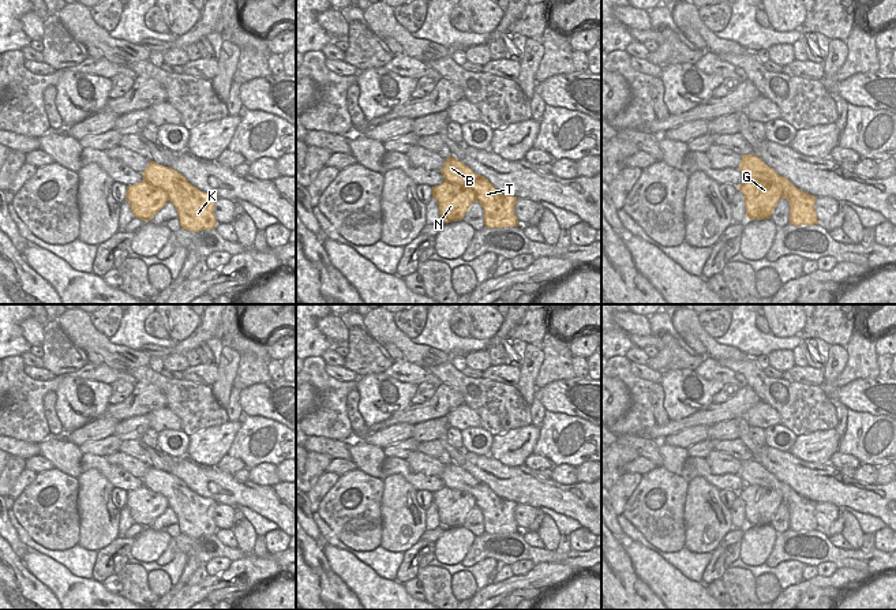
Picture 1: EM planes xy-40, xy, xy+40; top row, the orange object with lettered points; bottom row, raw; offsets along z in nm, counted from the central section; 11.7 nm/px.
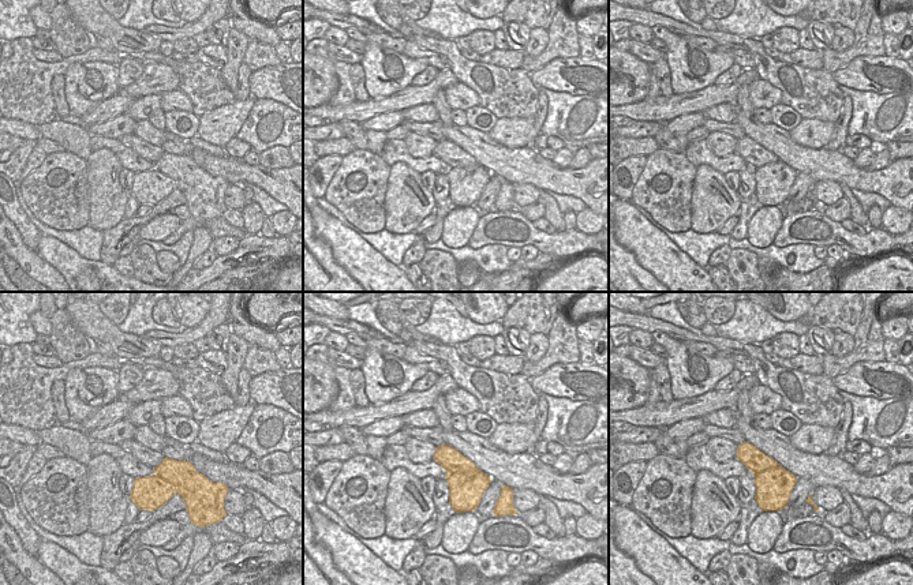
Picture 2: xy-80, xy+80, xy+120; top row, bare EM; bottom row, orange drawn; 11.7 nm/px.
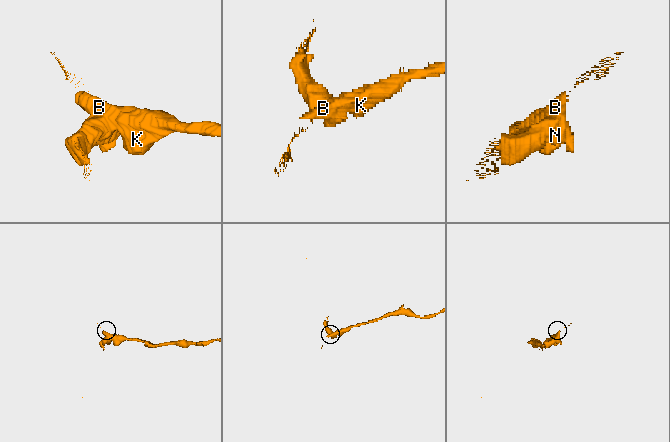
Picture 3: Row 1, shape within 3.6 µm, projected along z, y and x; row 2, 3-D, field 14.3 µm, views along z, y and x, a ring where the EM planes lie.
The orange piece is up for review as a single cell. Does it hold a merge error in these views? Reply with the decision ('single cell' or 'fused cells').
fused cells

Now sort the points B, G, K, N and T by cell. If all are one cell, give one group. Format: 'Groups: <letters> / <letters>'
Groups: B K T / G N.

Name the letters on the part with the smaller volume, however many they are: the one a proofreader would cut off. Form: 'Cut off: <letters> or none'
Cut off: G, N

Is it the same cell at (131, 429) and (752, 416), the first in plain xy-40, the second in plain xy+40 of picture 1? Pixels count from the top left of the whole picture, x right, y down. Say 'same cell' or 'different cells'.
different cells

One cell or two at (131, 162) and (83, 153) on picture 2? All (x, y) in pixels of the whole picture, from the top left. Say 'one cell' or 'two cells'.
two cells

